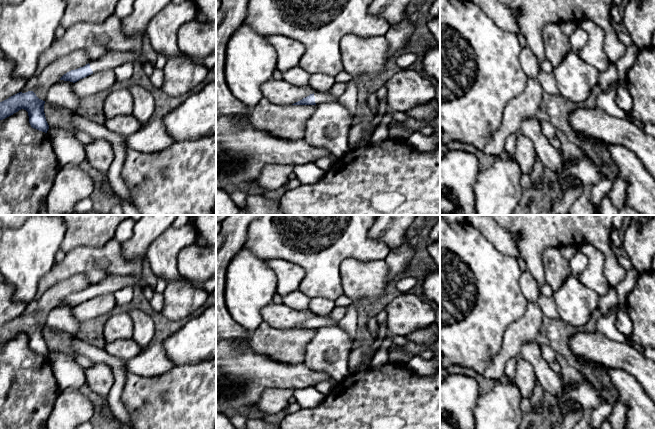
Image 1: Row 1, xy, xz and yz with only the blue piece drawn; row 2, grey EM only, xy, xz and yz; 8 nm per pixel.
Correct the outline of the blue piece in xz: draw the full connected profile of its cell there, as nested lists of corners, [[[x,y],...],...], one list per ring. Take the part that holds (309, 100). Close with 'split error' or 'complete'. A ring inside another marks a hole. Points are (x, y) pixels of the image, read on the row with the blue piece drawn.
[[[315,91],[313,94],[303,98],[302,100],[292,104],[292,105],[317,105],[326,102],[336,102],[338,98],[333,97],[328,91],[318,92]]]; split error

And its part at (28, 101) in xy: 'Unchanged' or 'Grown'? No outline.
Unchanged

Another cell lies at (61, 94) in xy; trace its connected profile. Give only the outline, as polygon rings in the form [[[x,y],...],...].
[[[59,80],[52,84],[45,103],[54,107],[75,111],[82,99],[76,95],[73,86],[73,82],[64,80]]]

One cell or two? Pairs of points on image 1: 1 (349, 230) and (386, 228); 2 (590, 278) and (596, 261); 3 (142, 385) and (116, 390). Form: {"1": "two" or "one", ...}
{"1": "two", "2": "one", "3": "two"}

